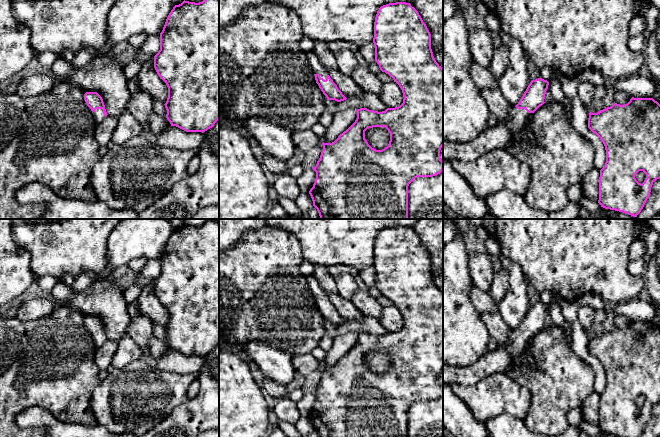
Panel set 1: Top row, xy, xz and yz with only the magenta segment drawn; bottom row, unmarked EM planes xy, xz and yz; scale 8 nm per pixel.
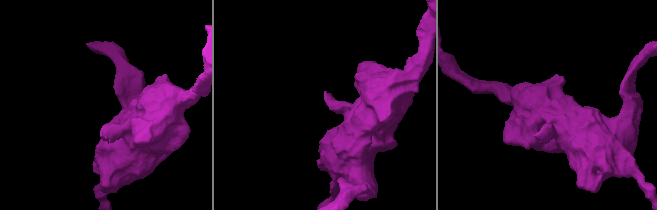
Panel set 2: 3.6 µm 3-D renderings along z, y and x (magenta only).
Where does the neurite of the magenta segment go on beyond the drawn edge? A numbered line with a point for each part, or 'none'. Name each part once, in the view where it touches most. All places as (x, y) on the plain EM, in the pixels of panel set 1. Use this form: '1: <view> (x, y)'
1: xz (317, 292)

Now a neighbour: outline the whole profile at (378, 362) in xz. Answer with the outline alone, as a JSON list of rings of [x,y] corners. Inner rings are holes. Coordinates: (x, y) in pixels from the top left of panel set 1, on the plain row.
[[[373,351],[365,355],[365,363],[372,372],[382,374],[389,368],[390,357],[385,351]]]

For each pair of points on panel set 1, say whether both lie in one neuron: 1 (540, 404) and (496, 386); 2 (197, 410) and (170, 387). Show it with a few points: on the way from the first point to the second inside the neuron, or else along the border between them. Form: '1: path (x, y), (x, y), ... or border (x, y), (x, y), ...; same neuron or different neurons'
1: border (516, 381), (530, 394), (530, 405), (523, 421); different neurons
2: border (188, 399), (179, 403), (168, 415); different neurons

